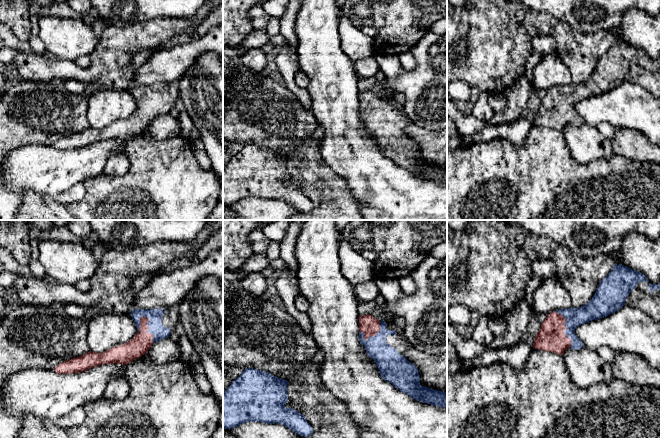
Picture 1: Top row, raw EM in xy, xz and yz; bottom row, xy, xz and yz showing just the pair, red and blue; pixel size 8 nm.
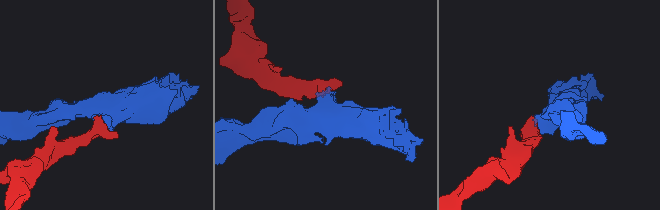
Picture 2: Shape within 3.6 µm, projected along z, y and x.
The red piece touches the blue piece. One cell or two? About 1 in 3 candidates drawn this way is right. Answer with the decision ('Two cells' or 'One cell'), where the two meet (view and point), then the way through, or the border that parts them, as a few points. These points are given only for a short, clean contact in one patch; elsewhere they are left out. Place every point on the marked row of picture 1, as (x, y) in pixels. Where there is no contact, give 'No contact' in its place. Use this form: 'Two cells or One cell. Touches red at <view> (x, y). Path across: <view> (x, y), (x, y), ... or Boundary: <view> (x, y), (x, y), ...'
One cell. Touches red at xy (148, 329). Path across: xy (136, 347), (144, 339), (148, 329), (159, 332)

